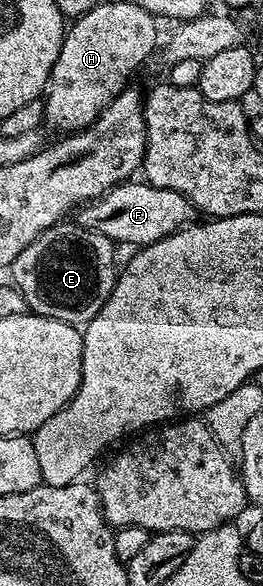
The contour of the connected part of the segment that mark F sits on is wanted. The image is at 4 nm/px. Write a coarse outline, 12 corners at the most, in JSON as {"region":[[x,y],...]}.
{"region":[[145,180],[78,207],[78,225],[151,246],[191,225],[183,194]]}

